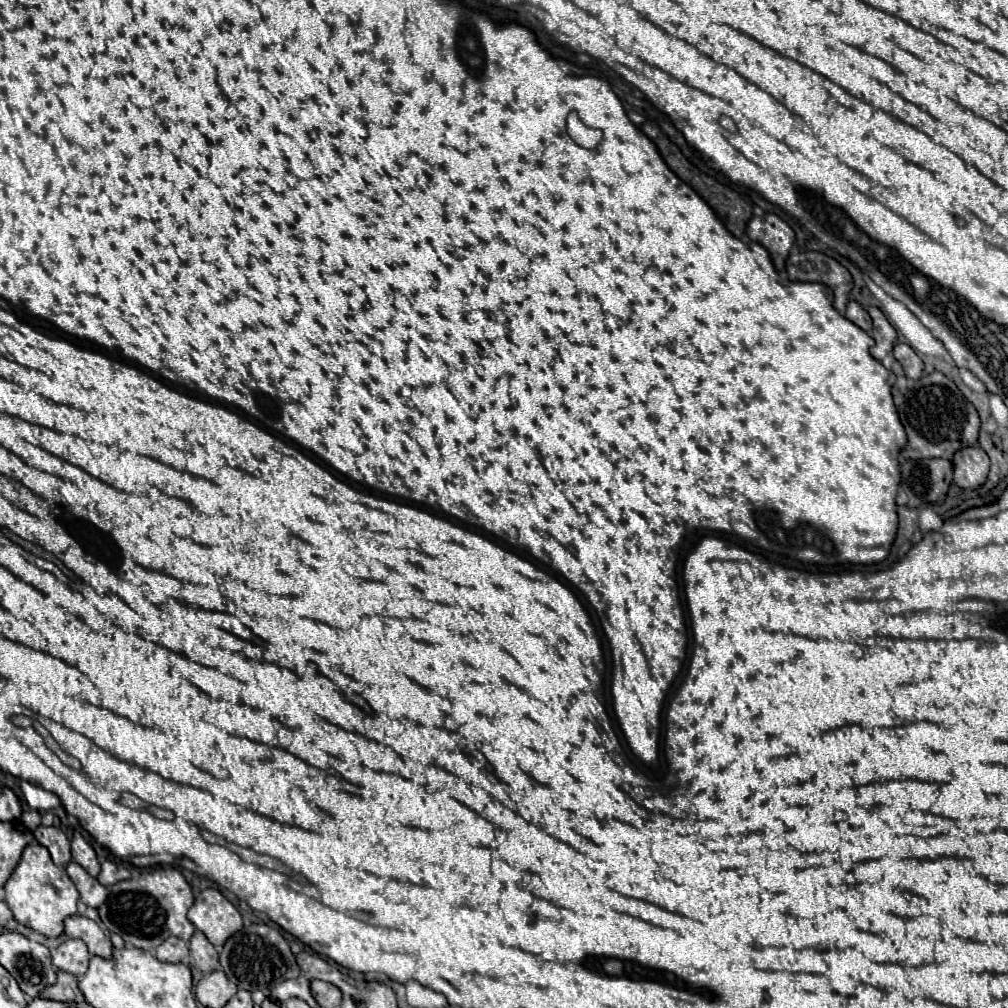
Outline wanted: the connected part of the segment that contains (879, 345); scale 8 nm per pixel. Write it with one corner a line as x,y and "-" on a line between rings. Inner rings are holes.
871,306
869,314
873,318
873,340
875,340
875,344
871,348
871,356
881,362
887,354
893,352
893,346
897,342
897,332
879,308

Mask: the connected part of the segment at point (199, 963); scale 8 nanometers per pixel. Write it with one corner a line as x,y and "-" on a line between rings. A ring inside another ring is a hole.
195,930
195,934
189,940
189,950
193,958
193,966
201,972
213,972
219,966
219,954
213,948
213,944
207,940
207,936
201,930

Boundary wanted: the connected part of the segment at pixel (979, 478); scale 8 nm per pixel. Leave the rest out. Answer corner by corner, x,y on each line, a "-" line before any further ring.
975,444
973,448
961,448
953,456
955,468
955,484
961,488
977,488
985,482
989,472
989,456
987,452

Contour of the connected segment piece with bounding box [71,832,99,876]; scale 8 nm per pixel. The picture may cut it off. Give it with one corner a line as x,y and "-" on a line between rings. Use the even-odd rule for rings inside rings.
79,832
73,834
71,852
73,852
73,862
77,862
79,866
83,866
91,876
99,874
99,862
97,862
95,850
91,848
91,844

